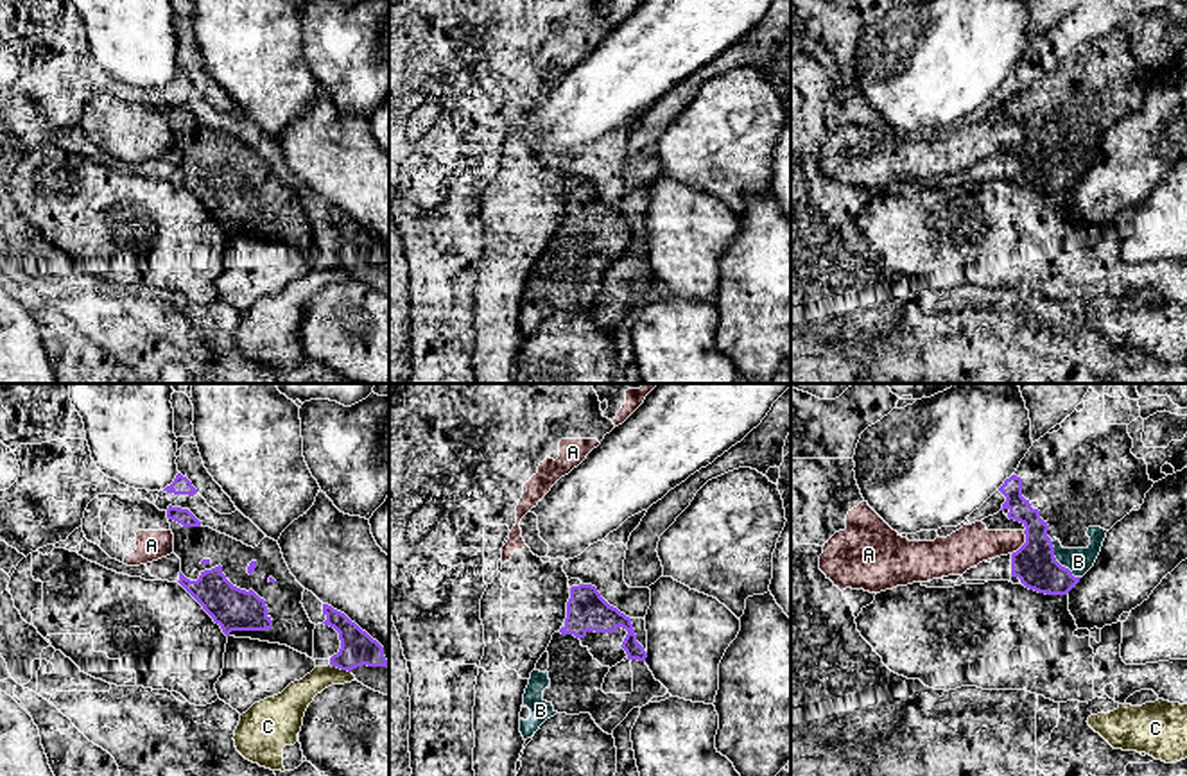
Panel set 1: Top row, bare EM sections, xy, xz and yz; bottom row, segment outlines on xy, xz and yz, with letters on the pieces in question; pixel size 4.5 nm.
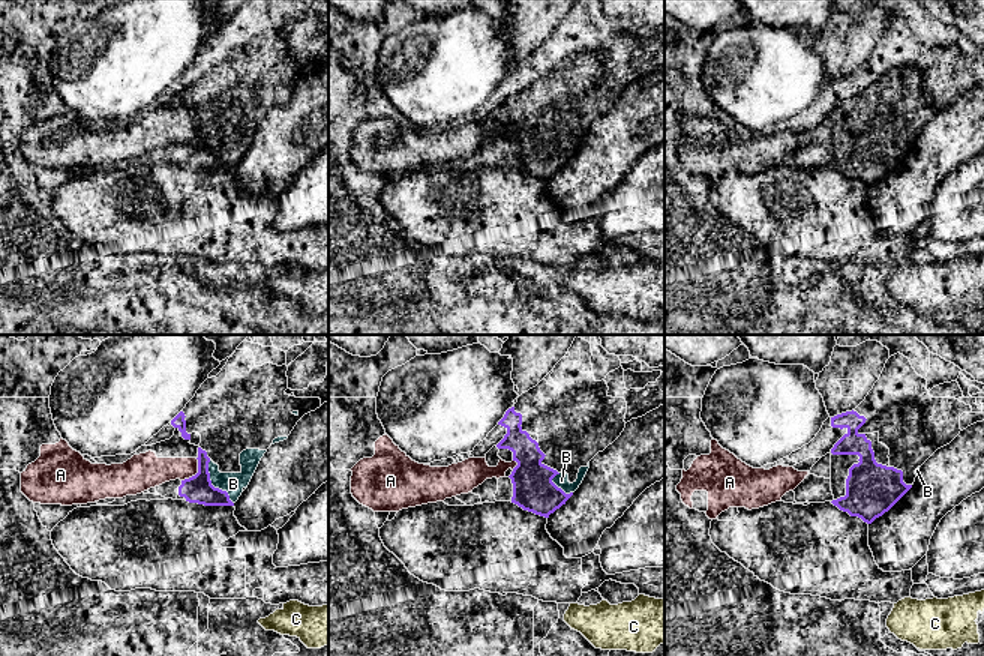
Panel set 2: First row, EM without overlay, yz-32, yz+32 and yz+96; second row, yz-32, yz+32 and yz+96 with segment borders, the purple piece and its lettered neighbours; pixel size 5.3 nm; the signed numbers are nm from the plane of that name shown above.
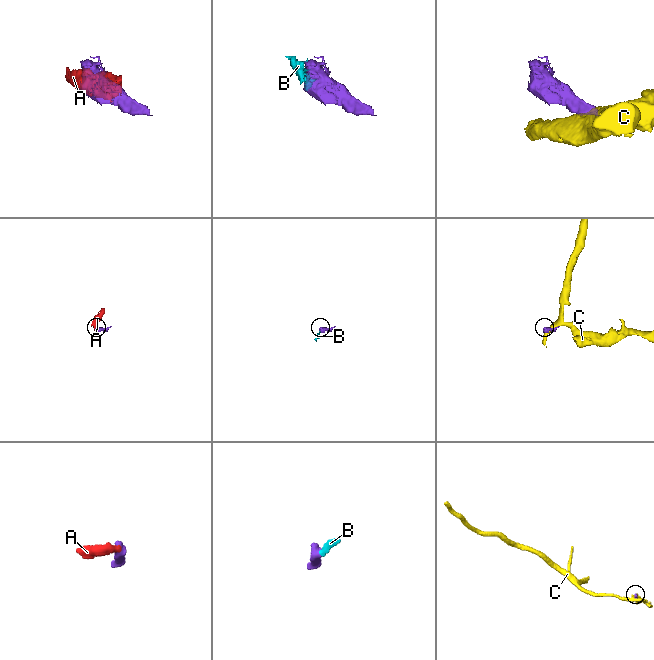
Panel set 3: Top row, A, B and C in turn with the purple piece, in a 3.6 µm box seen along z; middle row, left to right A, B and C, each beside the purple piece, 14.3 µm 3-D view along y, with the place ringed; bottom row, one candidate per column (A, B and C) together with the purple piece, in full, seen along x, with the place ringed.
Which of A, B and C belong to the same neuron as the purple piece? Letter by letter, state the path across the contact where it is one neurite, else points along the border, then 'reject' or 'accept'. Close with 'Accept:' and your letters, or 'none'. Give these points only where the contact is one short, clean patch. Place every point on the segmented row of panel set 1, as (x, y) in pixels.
A: border along yz (1024, 531), (1024, 542), (1012, 554); reject
B: accept
C: border along xy (330, 663), (350, 672); reject
Accept: B

